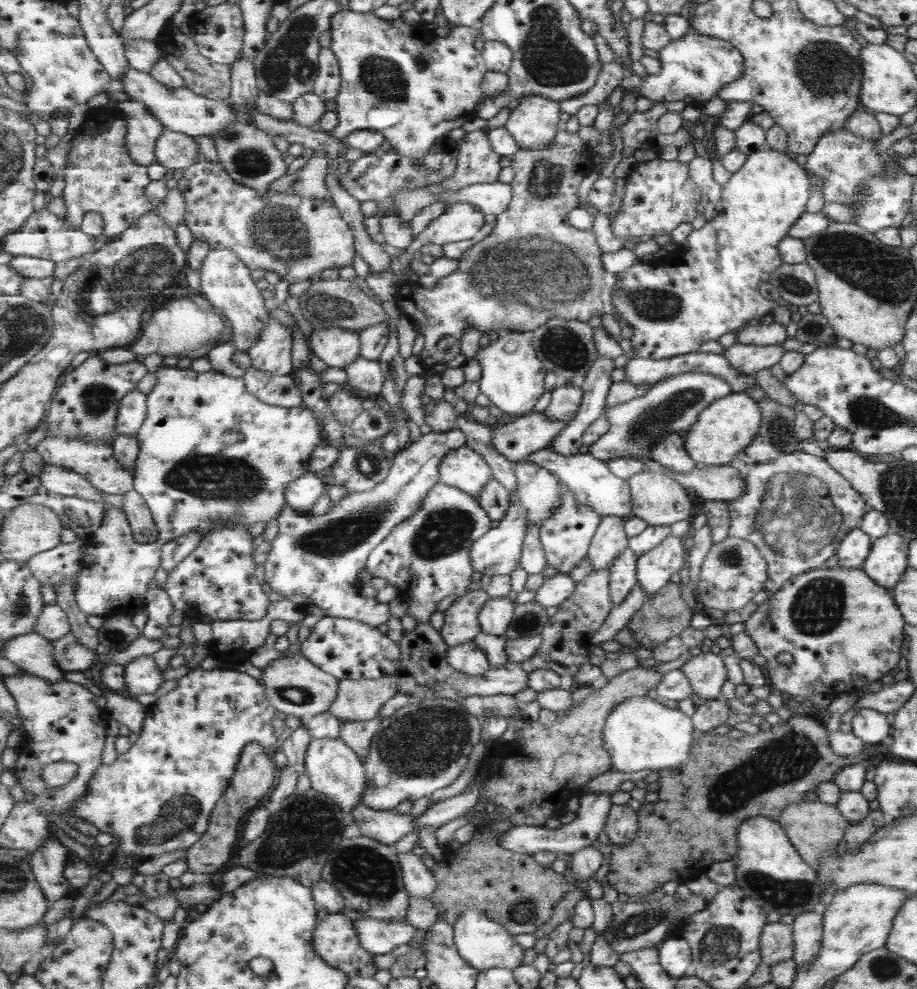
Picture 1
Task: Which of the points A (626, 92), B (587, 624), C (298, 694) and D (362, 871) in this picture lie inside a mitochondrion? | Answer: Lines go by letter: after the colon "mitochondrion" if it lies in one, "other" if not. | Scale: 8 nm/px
A: other
B: other
C: mitochondrion
D: mitochondrion

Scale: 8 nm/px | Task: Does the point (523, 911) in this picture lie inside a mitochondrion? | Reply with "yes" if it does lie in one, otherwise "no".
yes

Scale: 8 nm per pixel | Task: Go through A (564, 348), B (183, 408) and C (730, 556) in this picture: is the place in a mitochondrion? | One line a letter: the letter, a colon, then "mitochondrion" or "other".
A: mitochondrion
B: other
C: mitochondrion

